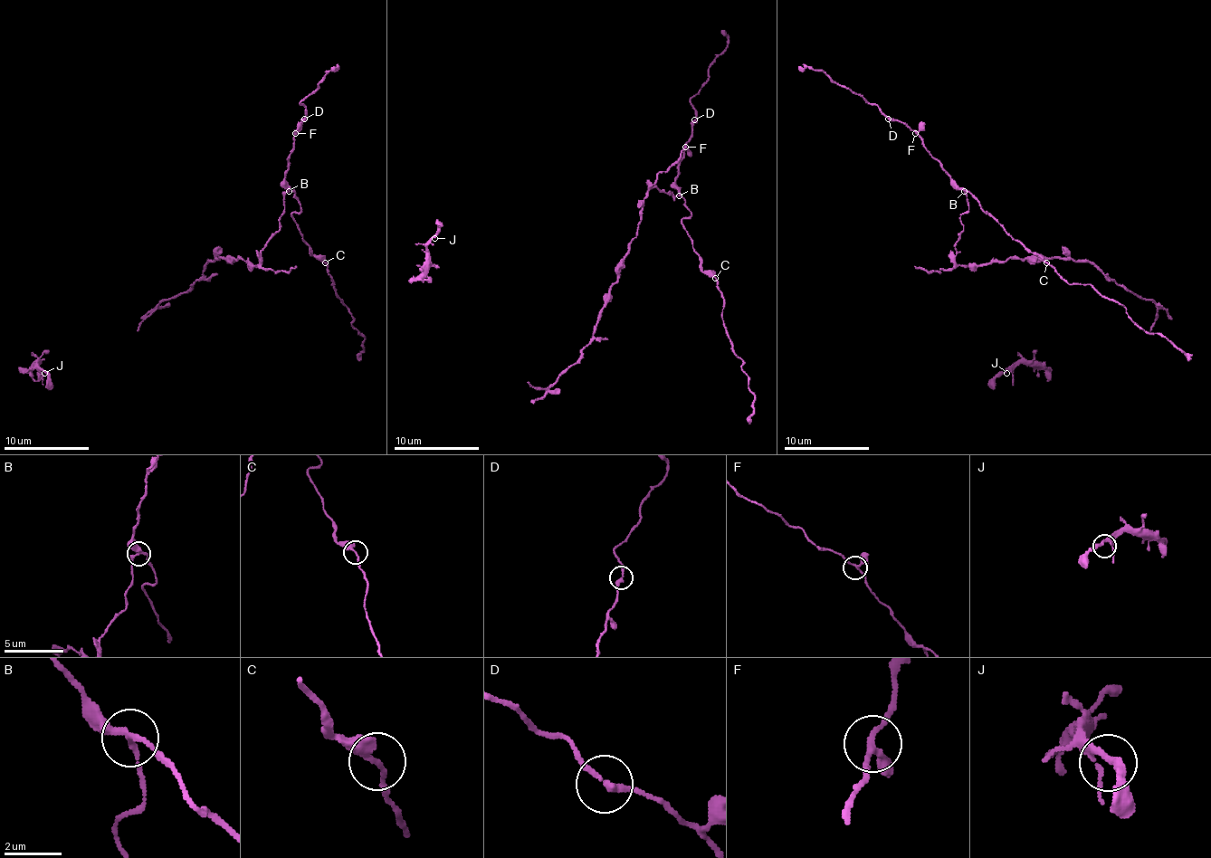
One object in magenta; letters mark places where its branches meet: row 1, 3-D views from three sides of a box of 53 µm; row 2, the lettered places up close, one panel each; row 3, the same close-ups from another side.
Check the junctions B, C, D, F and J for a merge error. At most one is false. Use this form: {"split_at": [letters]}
{"split_at": ["B"]}

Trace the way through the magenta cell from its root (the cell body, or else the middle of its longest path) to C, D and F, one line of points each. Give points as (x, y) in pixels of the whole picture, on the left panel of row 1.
C: (249, 262), (260, 262), (260, 250), (279, 228), (291, 190), (300, 203), (291, 218), (310, 252), (325, 262)
D: (249, 262), (260, 262), (260, 250), (279, 228), (289, 190), (287, 158), (293, 133), (304, 118)
F: (249, 262), (260, 262), (260, 250), (279, 228), (285, 195), (289, 190), (285, 179), (287, 158), (295, 133)

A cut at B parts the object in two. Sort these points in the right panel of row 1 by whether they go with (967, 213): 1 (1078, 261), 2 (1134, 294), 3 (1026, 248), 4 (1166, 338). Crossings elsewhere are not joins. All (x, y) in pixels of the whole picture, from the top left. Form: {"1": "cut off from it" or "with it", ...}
{"1": "with it", "2": "with it", "3": "cut off from it", "4": "cut off from it"}

